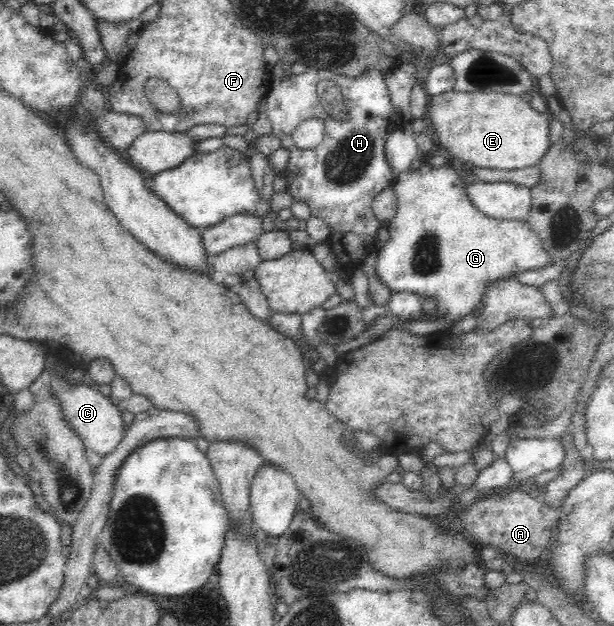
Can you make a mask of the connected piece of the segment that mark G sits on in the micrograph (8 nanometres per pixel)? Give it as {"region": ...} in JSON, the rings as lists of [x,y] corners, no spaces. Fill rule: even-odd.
{"region":[[[425,162],[417,172],[406,171],[392,184],[398,195],[397,211],[389,226],[388,241],[376,250],[376,276],[393,293],[410,291],[423,298],[435,297],[437,317],[445,321],[458,321],[472,313],[480,304],[486,285],[490,281],[510,277],[528,269],[554,265],[541,239],[532,231],[527,220],[499,220],[490,218],[472,206],[464,181],[452,162],[434,169]]]}

